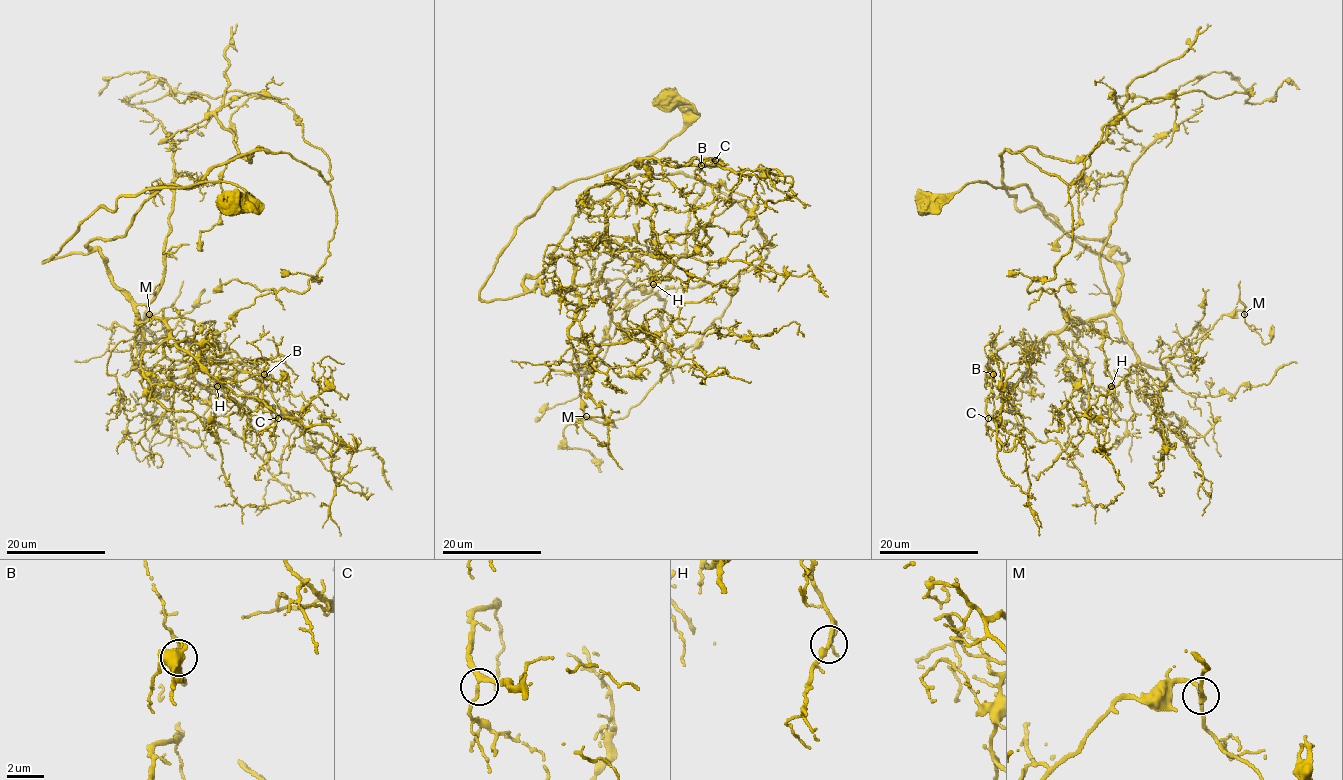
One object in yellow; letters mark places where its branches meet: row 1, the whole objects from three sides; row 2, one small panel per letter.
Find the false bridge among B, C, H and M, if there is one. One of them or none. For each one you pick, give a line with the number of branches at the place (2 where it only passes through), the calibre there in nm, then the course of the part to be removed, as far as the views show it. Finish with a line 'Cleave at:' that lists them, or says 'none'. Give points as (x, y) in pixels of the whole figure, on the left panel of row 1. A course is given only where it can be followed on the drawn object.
Cleave at: none

